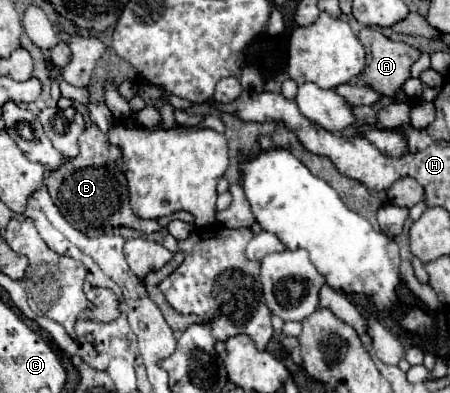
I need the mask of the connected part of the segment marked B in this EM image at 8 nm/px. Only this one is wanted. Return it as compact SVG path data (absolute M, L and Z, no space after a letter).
M90 124L82 132L78 144L80 144L80 154L48 176L50 196L54 204L60 208L62 216L72 226L86 232L88 236L100 236L118 226L128 226L146 234L158 232L160 226L154 220L144 220L136 216L134 210L130 208L126 176L122 168L116 164L122 154L120 148L112 146L106 134L96 124Z

